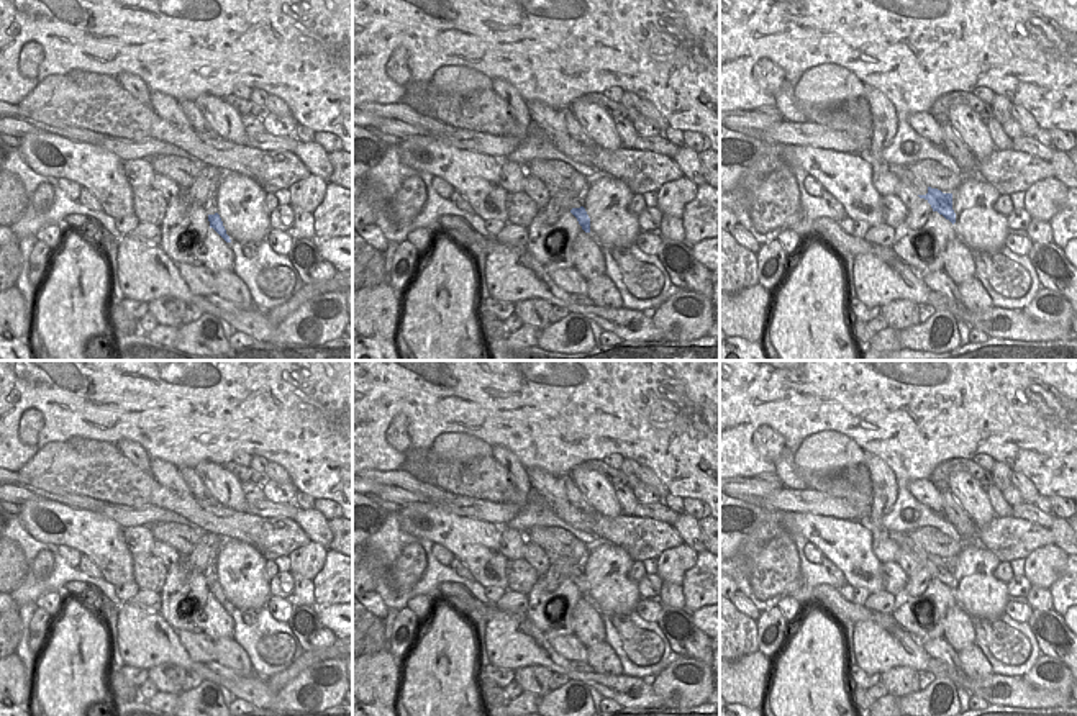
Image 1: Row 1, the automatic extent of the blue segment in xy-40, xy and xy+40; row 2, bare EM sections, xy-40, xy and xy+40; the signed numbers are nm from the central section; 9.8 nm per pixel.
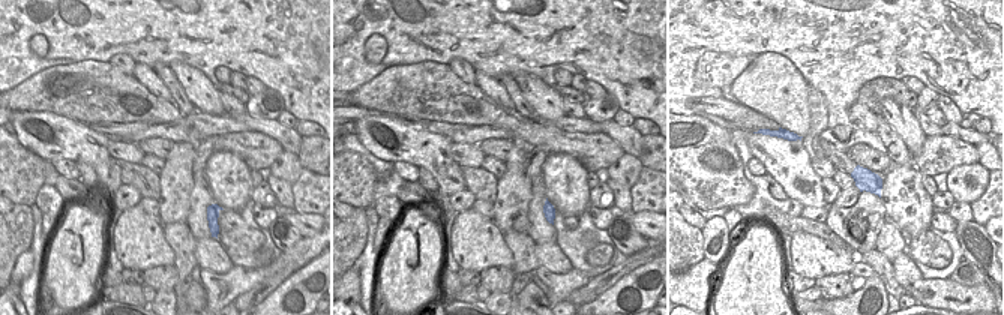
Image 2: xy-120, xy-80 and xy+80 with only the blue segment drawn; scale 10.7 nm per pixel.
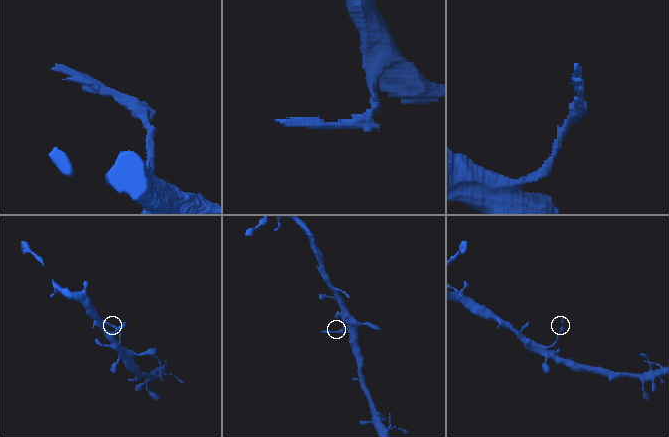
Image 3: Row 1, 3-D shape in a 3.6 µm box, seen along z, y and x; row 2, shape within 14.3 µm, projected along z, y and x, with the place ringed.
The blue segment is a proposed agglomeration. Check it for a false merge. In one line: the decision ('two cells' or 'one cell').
two cells

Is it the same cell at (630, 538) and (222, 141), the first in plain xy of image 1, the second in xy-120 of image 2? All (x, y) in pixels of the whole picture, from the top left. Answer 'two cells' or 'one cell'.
one cell

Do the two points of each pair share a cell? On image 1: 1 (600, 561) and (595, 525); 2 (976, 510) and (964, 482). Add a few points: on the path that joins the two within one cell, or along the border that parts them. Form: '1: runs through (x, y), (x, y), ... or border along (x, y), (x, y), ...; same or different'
1: border along (599, 539), (620, 546), (633, 559); different
2: runs through (976, 503), (966, 489); same

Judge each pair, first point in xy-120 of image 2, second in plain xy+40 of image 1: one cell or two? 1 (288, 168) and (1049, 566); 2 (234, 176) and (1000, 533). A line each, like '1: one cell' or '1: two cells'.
1: one cell
2: two cells

